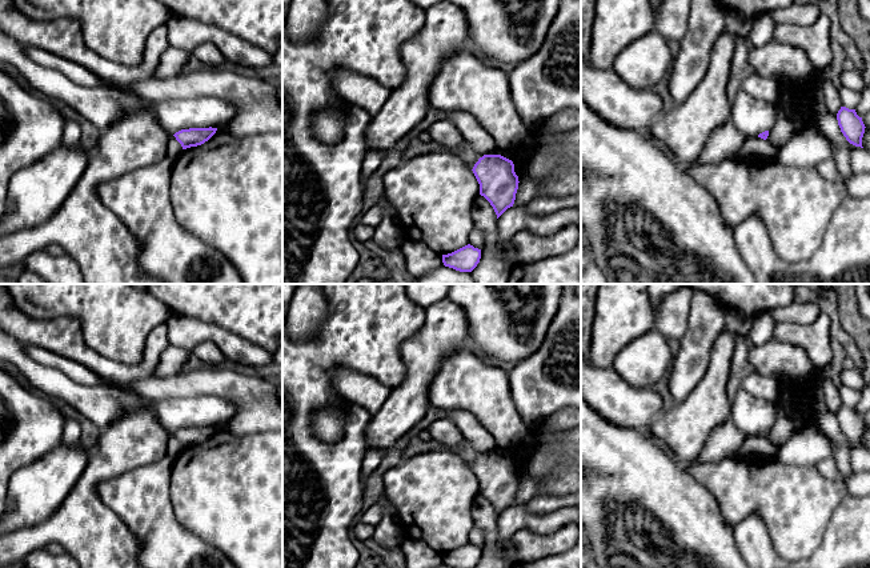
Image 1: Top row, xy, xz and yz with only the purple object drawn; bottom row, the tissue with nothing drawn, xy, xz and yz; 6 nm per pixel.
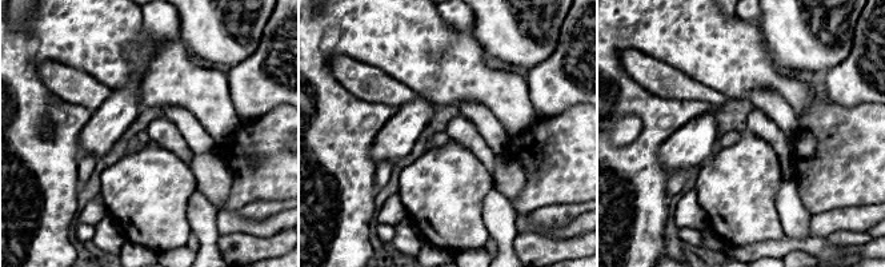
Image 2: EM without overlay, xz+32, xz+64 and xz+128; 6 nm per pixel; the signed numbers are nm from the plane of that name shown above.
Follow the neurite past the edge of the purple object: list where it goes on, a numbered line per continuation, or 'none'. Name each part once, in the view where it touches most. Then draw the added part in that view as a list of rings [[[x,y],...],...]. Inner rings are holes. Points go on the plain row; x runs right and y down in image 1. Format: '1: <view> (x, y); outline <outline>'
none

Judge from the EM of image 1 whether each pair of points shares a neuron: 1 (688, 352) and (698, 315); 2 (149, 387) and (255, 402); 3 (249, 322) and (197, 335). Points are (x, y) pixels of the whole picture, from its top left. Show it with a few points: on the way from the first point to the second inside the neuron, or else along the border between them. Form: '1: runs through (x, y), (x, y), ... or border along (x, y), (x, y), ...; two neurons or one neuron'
1: runs through (697, 343), (698, 324); one neuron
2: runs through (176, 387), (228, 386); one neuron
3: border along (195, 316), (215, 323), (252, 343); two neurons

